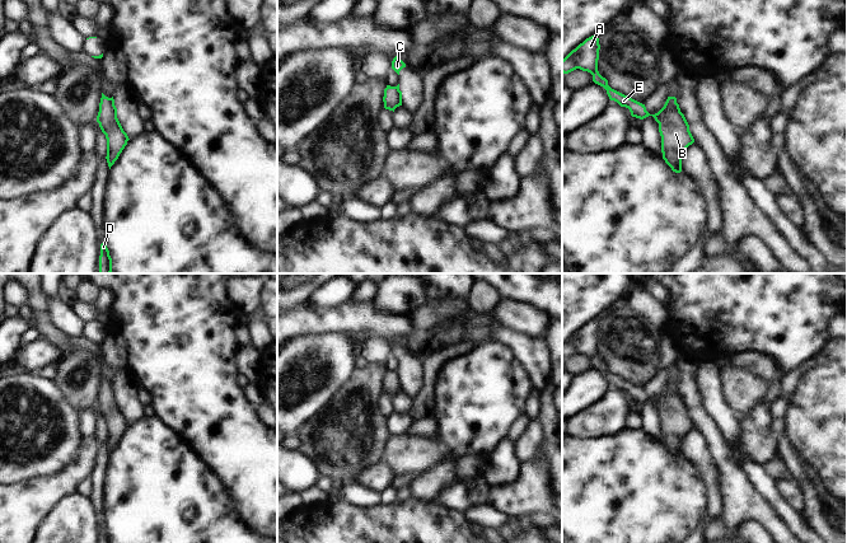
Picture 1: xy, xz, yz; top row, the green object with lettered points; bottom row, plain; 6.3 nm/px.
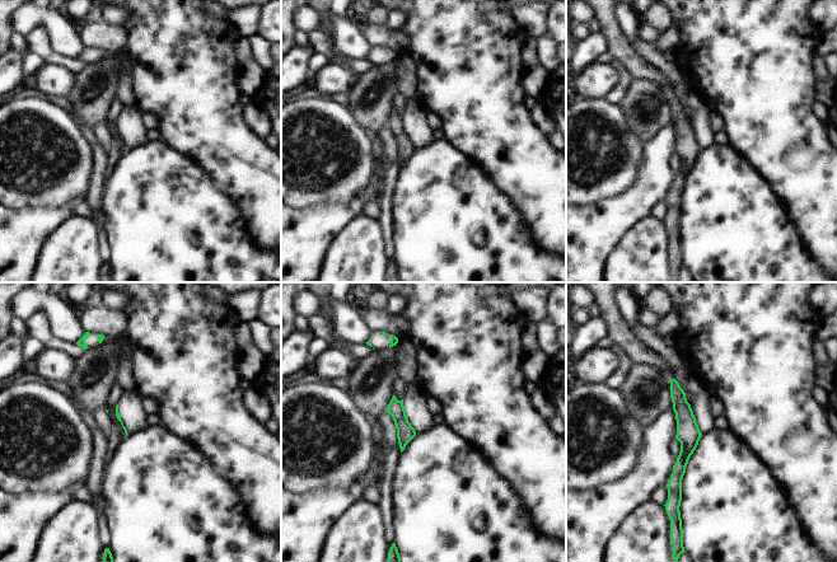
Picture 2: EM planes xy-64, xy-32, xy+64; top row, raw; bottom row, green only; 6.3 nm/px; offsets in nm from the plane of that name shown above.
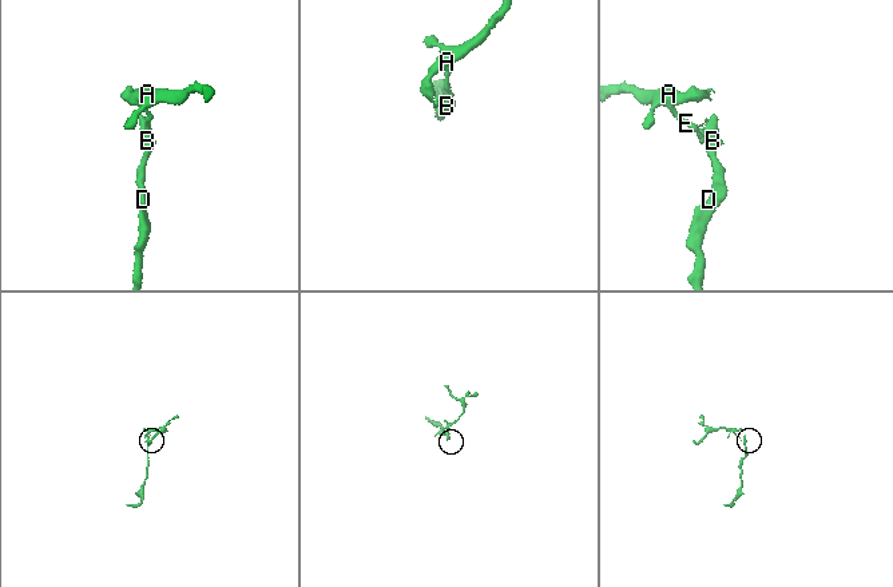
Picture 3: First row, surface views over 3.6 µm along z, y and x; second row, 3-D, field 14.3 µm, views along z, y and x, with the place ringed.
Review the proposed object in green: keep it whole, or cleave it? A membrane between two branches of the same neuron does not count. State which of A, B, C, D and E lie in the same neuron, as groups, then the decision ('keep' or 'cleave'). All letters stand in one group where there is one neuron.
groups A C E / B D; cleave

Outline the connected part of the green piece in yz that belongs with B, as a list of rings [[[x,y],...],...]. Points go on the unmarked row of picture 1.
[[[679,389],[671,390],[659,404],[661,437],[673,457],[682,457],[682,439],[694,427],[689,409],[680,397]]]

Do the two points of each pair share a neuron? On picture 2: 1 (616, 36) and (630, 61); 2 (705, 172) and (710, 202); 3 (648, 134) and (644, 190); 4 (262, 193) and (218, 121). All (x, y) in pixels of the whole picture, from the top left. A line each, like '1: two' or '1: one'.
1: one
2: one
3: two
4: one

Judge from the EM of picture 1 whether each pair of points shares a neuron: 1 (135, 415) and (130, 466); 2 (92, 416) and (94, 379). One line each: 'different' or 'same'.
1: different
2: different

